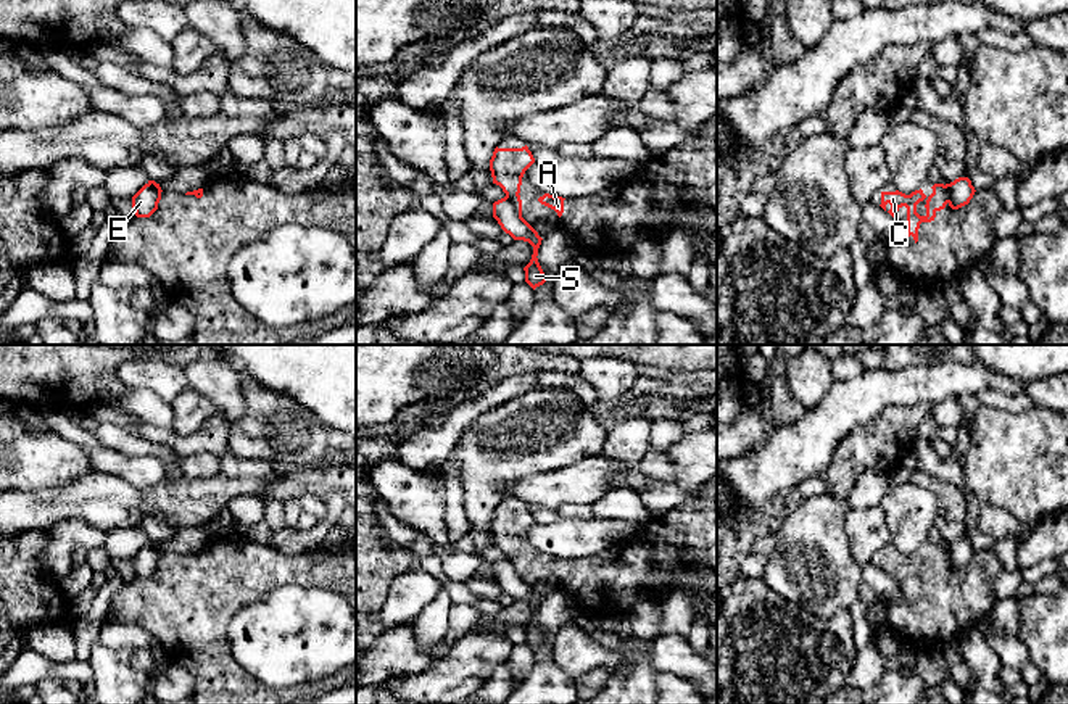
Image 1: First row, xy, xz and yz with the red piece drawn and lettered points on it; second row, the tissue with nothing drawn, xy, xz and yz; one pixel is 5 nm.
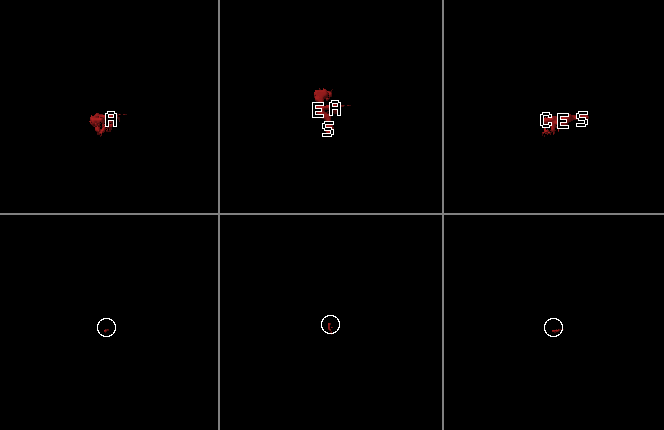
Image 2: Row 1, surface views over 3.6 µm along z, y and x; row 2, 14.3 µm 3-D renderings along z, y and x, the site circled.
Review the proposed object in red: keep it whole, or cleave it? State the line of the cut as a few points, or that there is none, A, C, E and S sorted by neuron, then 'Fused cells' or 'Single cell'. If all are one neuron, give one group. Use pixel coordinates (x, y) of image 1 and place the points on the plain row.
Split along xz (506, 556), (513, 561), (514, 571), (521, 577). Groups: A C / E S. Fused cells

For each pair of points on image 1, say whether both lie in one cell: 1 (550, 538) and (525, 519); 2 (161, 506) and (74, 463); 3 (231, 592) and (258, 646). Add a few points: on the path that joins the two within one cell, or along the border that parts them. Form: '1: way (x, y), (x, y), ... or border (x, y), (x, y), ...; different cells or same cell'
1: border (534, 522), (524, 538), (537, 550), (554, 556); different cells
2: border (94, 469), (57, 485); different cells
3: border (273, 588), (235, 614), (227, 627), (227, 645); different cells

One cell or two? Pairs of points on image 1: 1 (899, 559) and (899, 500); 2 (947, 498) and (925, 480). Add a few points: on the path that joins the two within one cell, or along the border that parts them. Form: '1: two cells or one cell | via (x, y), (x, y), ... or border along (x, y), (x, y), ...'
1: two cells | border along (890, 543), (906, 554), (918, 551), (927, 545)
2: one cell | via (943, 493), (930, 482)

